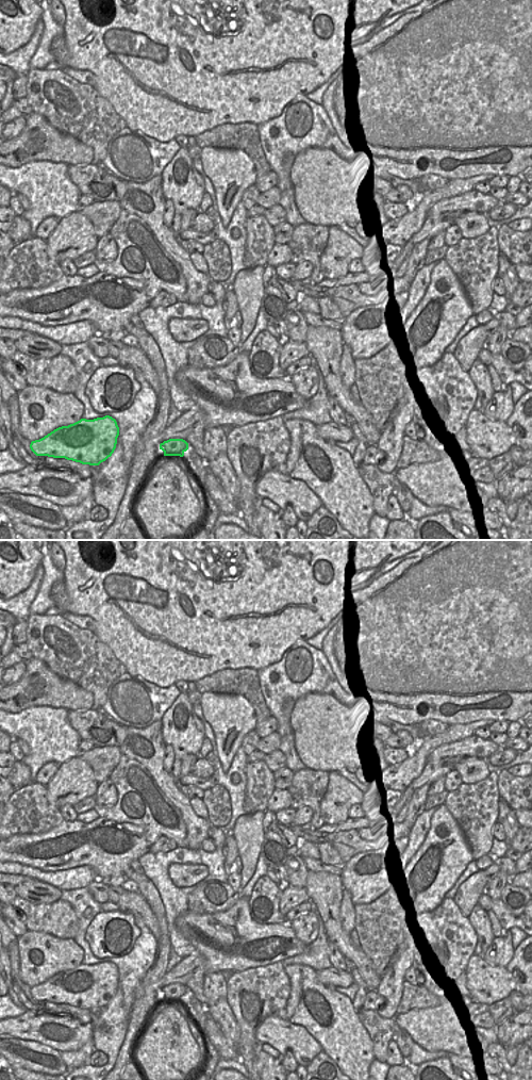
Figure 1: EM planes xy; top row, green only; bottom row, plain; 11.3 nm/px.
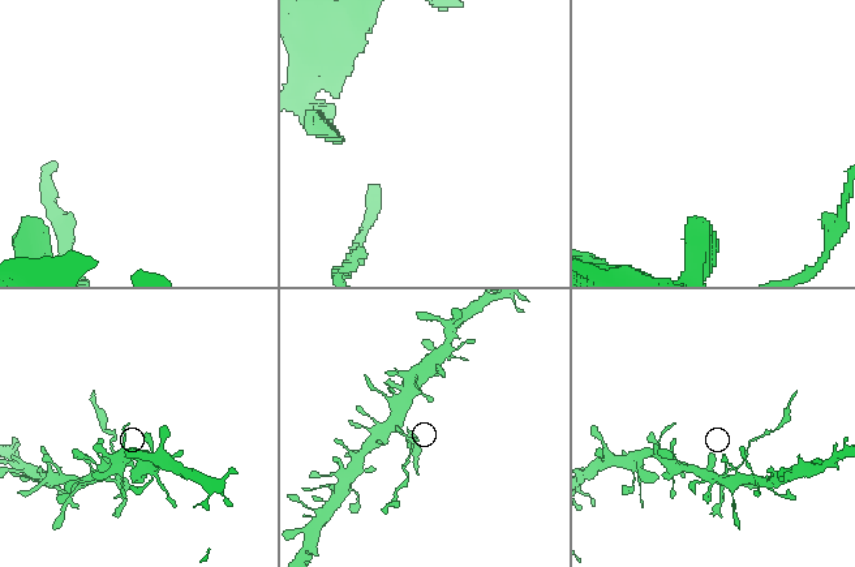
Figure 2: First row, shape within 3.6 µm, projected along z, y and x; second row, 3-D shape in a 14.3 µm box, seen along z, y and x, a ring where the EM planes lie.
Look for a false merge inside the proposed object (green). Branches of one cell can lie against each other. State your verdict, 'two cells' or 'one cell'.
two cells

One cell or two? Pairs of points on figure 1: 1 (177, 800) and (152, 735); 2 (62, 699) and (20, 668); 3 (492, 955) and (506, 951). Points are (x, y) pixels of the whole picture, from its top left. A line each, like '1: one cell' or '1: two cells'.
1: one cell
2: two cells
3: one cell

